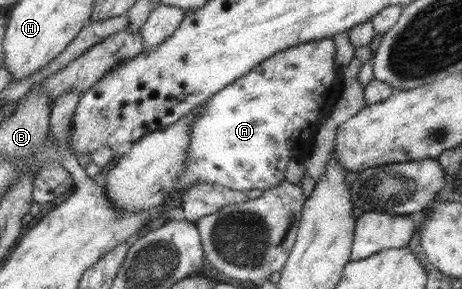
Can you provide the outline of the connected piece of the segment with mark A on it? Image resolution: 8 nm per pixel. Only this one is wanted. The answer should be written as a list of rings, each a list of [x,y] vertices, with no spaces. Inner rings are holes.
[[[333,38],[298,43],[278,51],[250,69],[245,75],[215,92],[200,106],[200,113],[189,126],[190,140],[186,151],[186,168],[170,196],[164,201],[166,213],[180,207],[180,193],[199,182],[219,184],[229,189],[269,189],[284,177],[285,165],[293,157],[293,149],[311,137],[313,123],[319,119],[319,111],[326,103],[327,95],[335,83],[335,44]]]

